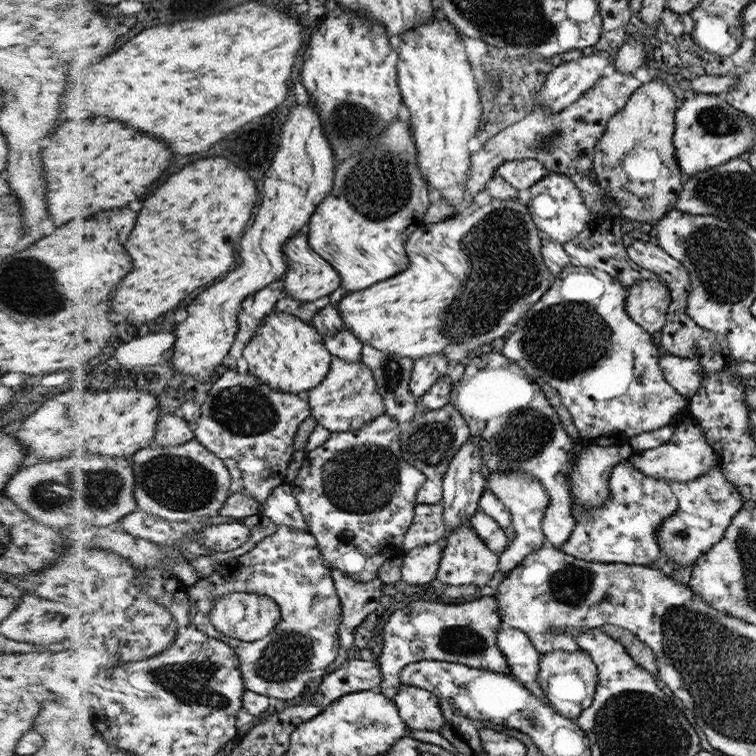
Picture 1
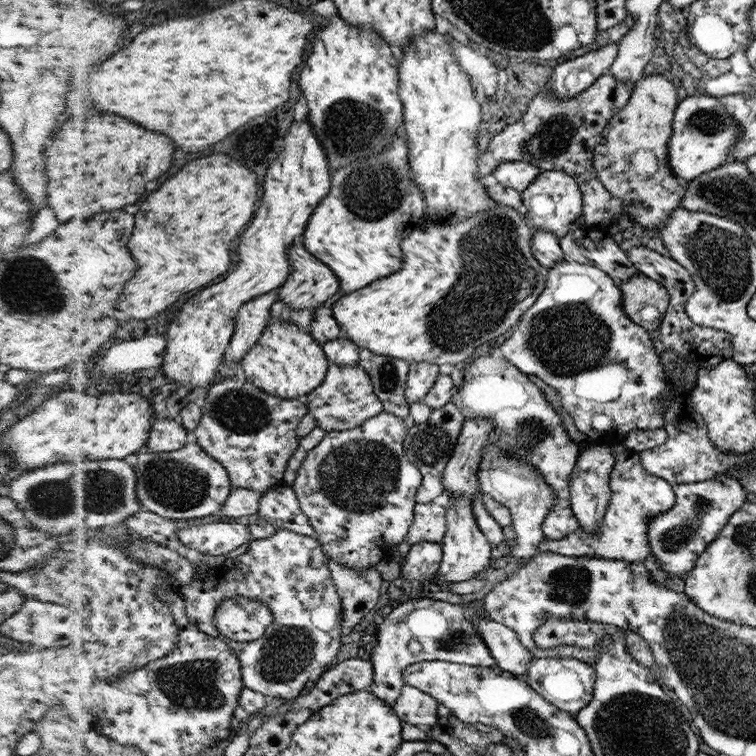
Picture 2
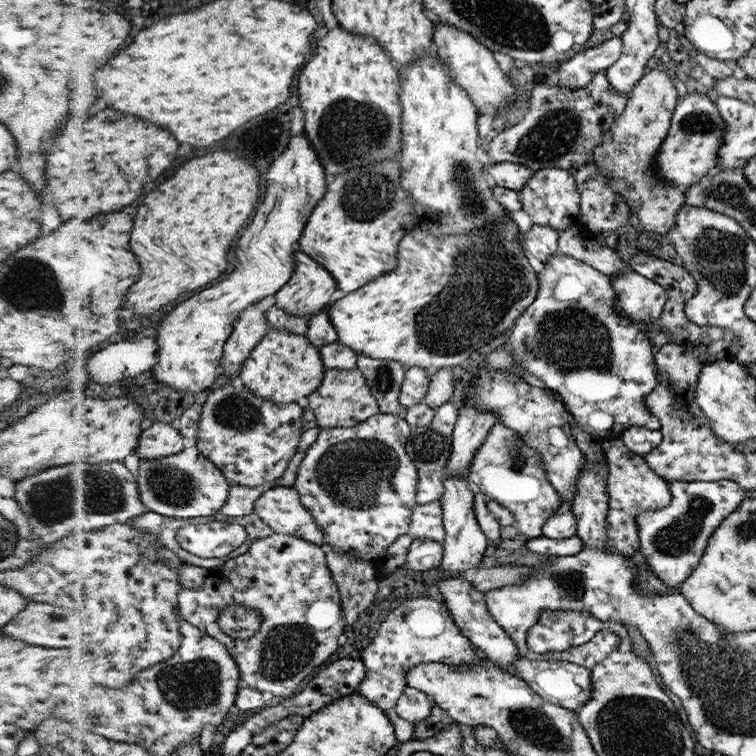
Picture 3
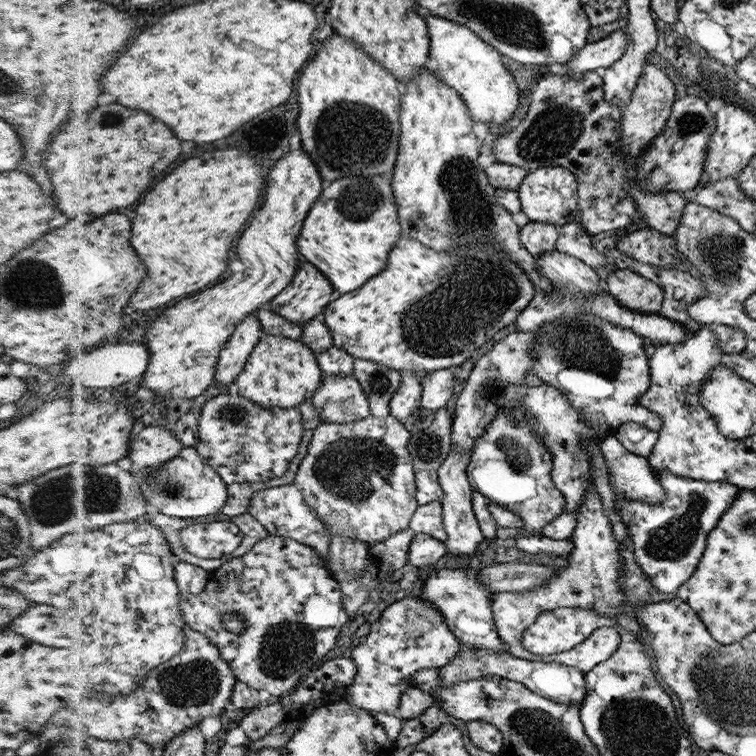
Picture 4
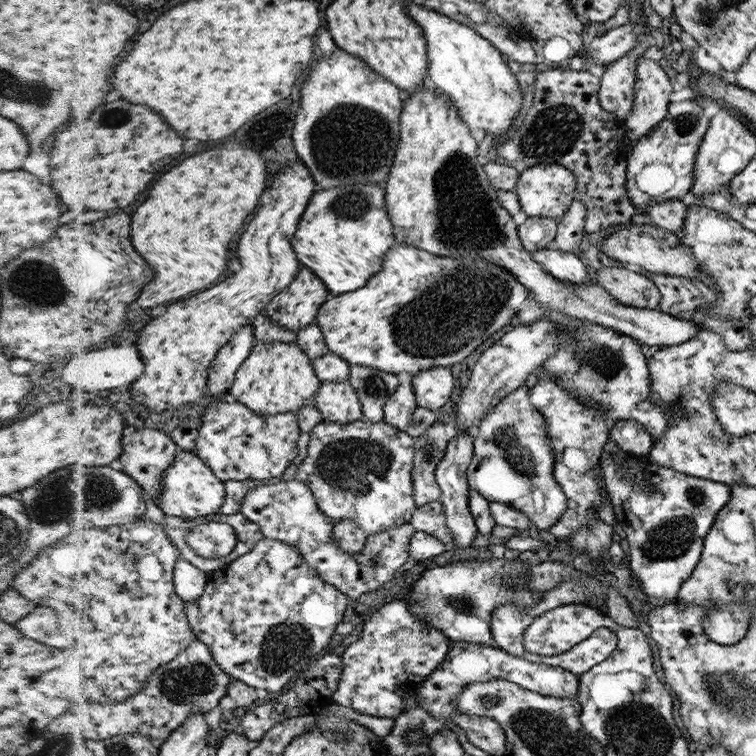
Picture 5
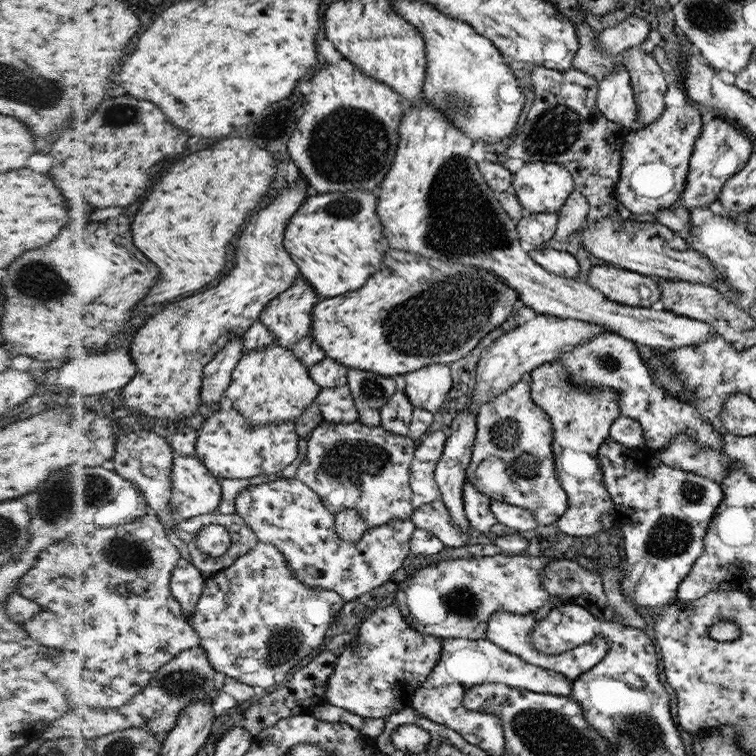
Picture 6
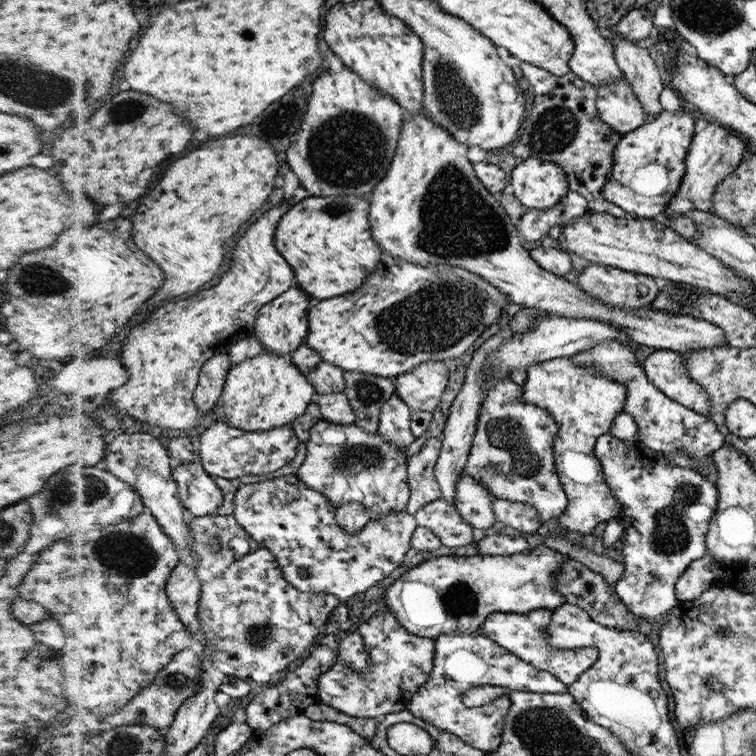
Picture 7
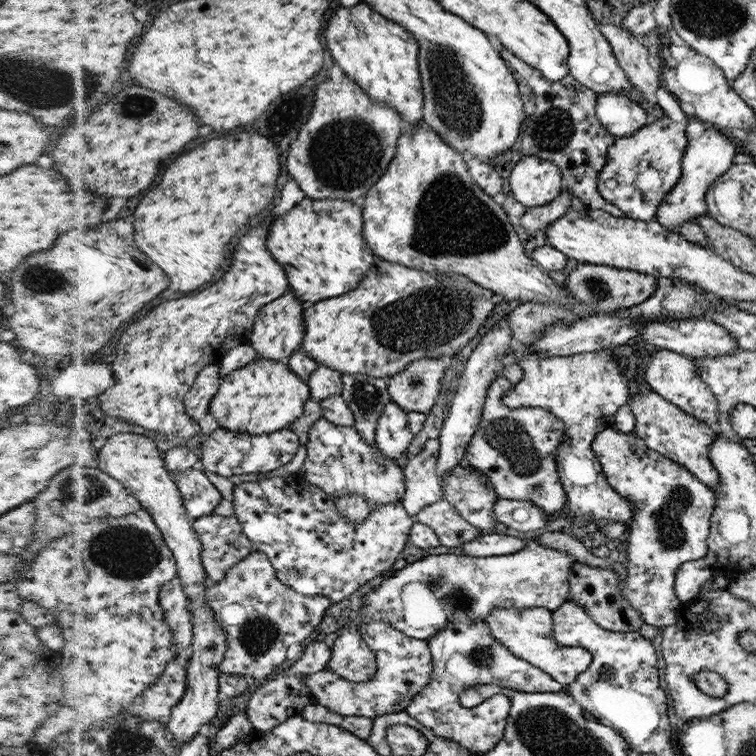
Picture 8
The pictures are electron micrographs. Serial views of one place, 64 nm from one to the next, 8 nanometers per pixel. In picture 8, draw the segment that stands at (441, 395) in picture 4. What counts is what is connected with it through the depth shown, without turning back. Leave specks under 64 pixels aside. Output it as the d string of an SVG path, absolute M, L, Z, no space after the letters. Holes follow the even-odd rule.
M420 358L406 367L402 373L388 378L390 400L407 413L429 413L440 396L447 360Z

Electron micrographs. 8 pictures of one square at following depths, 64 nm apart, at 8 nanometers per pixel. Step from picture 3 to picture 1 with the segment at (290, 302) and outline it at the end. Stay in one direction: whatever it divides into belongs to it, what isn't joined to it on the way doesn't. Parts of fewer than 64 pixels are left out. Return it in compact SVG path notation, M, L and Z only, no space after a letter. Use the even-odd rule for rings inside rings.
M309 232L286 243L290 270L286 274L288 296L300 301L319 301L341 286L341 275L310 243Z

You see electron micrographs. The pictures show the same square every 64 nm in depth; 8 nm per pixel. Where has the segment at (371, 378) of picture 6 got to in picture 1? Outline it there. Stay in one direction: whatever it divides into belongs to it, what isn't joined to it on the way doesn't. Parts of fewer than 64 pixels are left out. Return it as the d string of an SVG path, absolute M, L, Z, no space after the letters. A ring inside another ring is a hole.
M364 345L361 352L361 361L366 363L376 379L376 391L384 399L384 412L390 418L396 418L397 422L404 425L412 421L417 414L417 406L420 398L412 391L413 358L394 354L388 351L378 350L377 347Z

